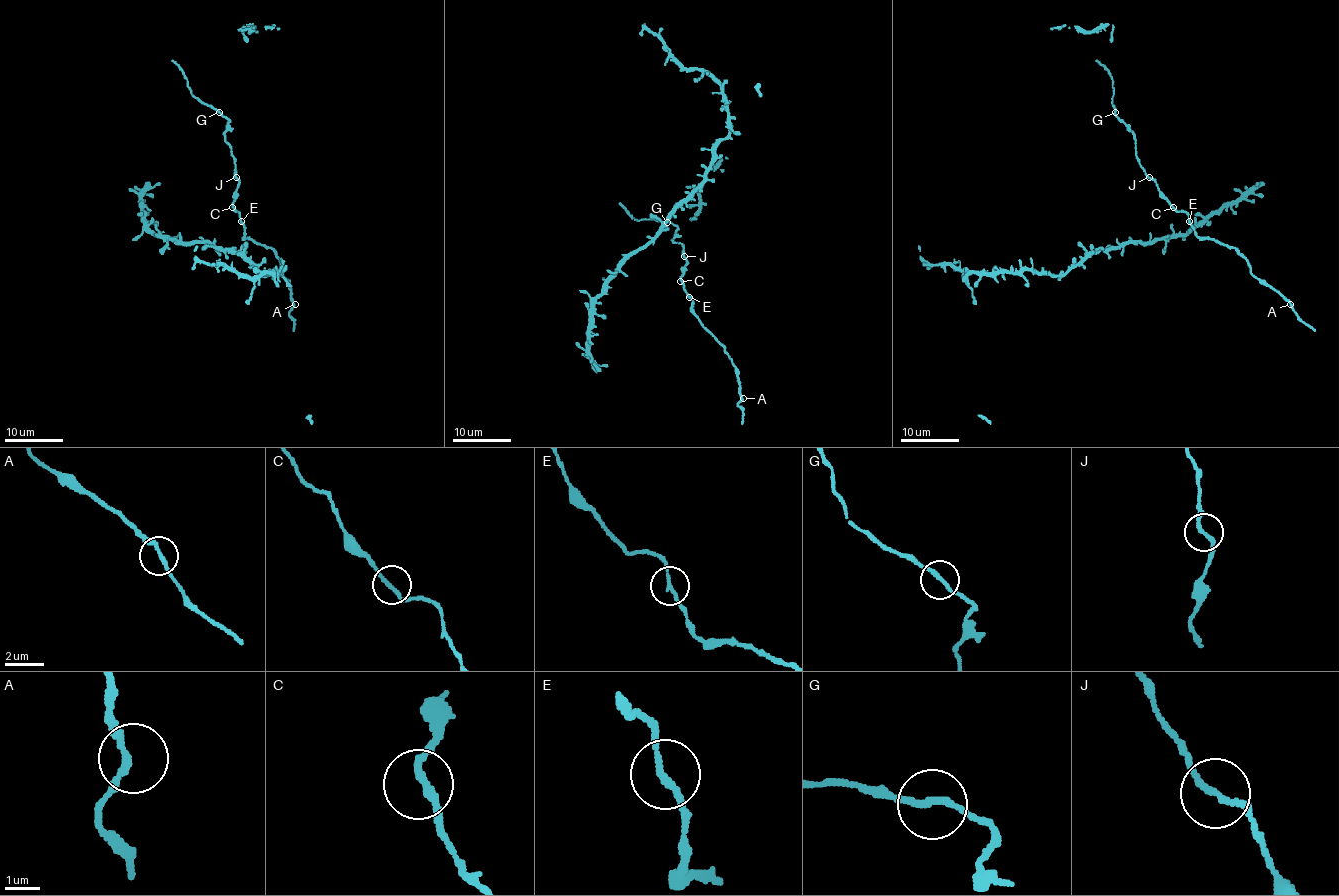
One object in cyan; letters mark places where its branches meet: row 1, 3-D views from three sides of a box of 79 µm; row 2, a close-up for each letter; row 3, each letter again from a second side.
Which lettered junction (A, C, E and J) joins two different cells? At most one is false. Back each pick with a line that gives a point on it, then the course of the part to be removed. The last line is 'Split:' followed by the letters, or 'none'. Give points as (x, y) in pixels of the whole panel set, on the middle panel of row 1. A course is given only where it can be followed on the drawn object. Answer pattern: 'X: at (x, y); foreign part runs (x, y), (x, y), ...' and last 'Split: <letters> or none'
Split: none

